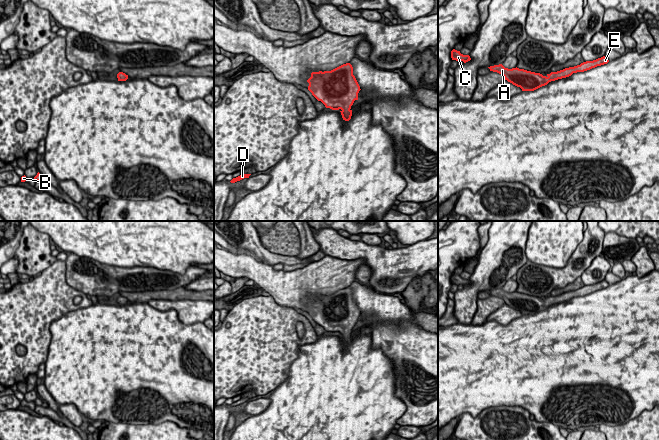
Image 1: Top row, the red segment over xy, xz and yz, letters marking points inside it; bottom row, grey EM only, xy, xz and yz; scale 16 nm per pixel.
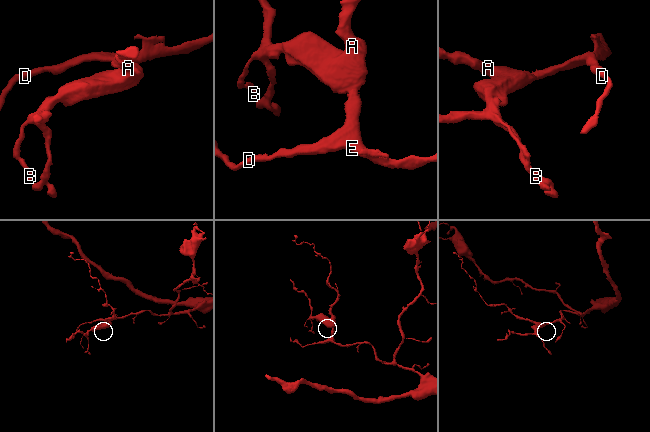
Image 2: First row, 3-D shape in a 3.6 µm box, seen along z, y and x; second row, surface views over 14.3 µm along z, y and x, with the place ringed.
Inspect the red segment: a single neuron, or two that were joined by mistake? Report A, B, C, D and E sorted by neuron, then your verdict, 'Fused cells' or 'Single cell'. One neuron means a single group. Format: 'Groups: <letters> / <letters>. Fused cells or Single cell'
Groups: A B C D E. Single cell

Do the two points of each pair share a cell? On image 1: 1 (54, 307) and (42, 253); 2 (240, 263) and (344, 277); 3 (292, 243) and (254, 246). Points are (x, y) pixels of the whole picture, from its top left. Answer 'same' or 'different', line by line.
1: different
2: same
3: different

